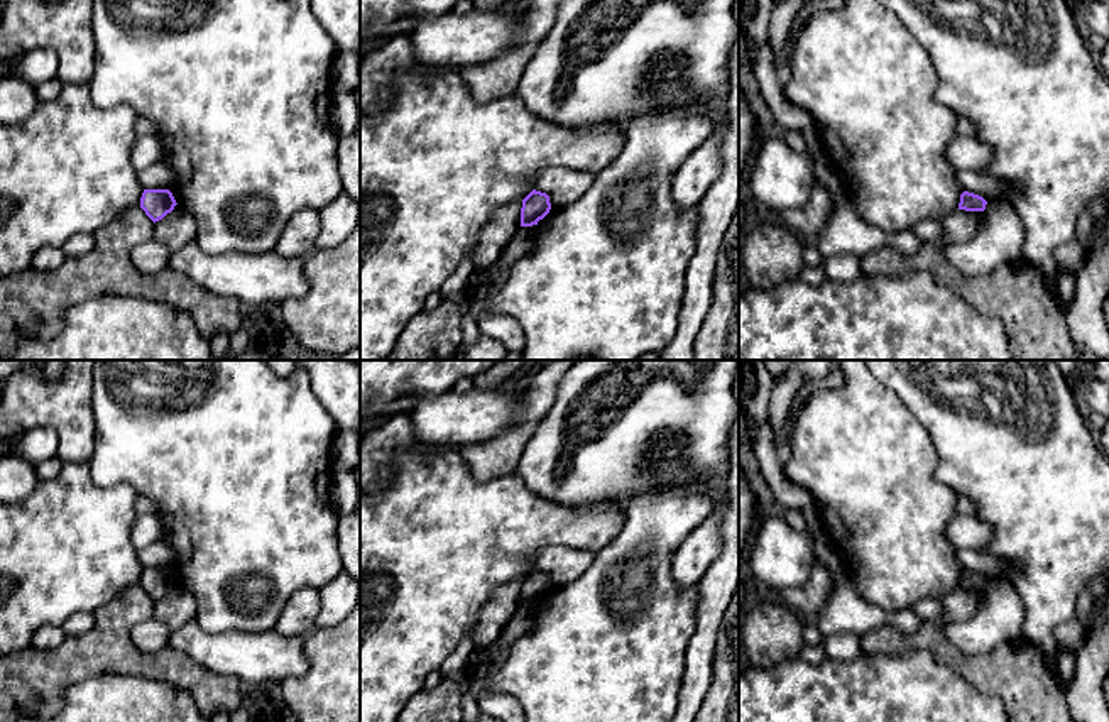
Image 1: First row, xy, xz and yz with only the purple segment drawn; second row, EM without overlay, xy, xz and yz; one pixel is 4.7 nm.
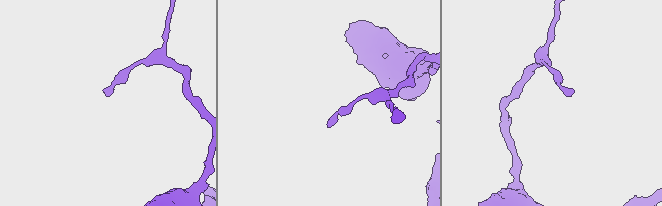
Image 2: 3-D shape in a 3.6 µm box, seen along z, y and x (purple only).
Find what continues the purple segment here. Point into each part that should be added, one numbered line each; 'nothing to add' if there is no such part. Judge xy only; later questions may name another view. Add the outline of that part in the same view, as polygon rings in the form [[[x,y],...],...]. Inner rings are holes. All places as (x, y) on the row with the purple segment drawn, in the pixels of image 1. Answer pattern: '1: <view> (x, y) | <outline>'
nothing to add

